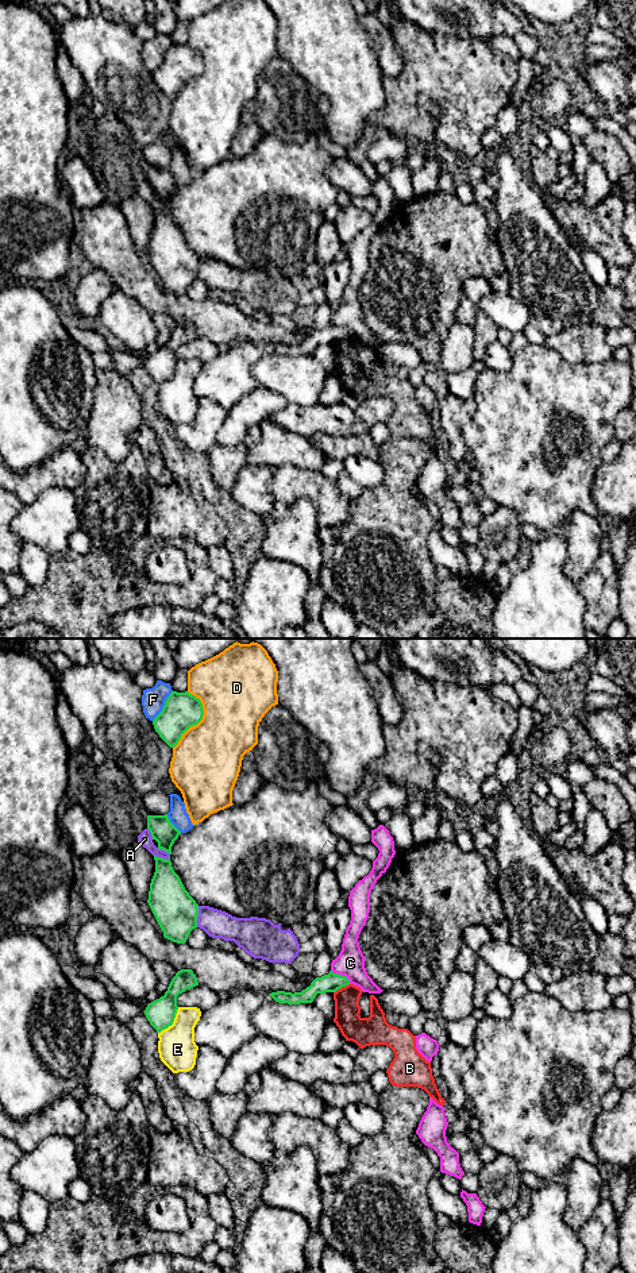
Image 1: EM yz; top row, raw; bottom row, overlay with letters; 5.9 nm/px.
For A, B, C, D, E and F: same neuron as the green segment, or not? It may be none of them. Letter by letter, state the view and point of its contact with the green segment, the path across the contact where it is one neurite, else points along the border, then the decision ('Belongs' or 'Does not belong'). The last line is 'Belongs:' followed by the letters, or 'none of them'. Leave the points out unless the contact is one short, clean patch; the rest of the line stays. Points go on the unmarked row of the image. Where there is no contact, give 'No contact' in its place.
A: Touches green at yz (165, 203). Does not belong
B: Touches green at yz (340, 339). Boundary: yz (349, 335), (334, 344). Does not belong
C: Touches green at yz (340, 327). Boundary: yz (330, 323), (343, 327), (350, 335). Does not belong
D: Touches green at yz (200, 72). Does not belong
E: Touches green at yz (173, 373). Does not belong
F: Touches green at yz (164, 58). Does not belong
Belongs: none of them

